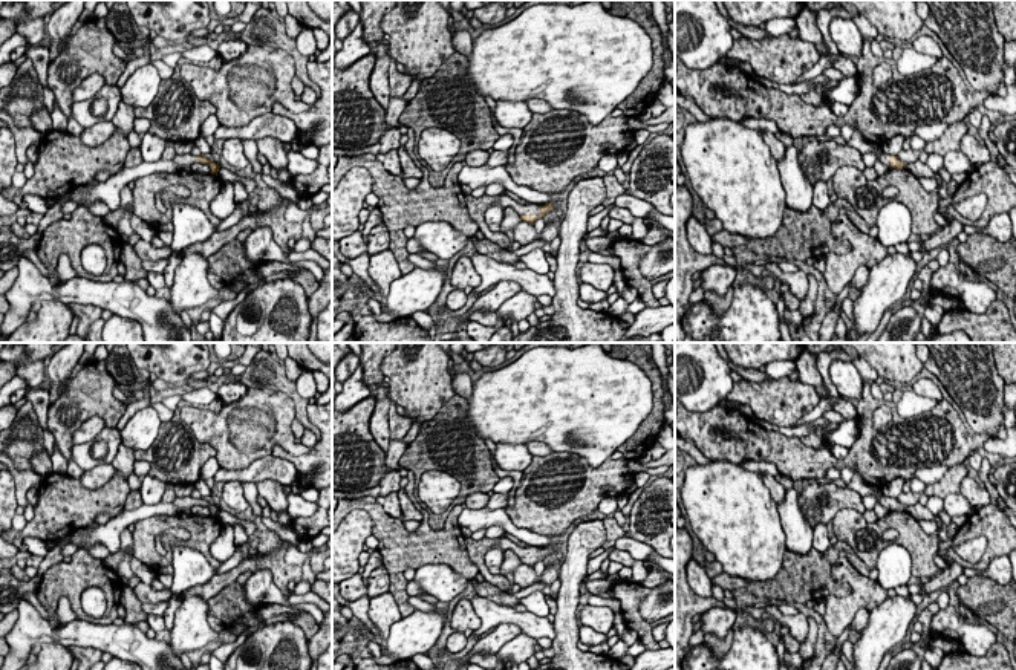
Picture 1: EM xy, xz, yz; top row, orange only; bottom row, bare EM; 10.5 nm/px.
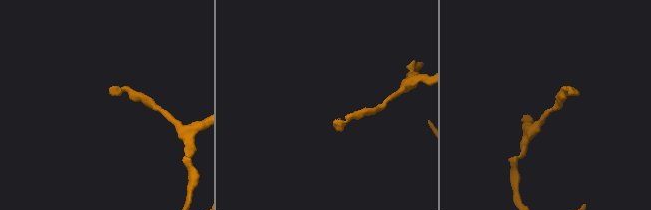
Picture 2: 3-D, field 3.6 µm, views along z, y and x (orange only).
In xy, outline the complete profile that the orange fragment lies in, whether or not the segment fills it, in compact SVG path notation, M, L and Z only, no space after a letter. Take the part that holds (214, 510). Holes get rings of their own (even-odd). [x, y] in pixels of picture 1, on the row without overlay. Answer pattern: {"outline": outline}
{"outline": "M191 496L176 497L171 503L176 505L179 511L191 509L196 505L207 506L211 511L210 516L216 517L216 519L217 519L219 511L222 509L222 508L207 502L204 497L194 499Z"}

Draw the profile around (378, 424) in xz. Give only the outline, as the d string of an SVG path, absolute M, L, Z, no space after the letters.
M378 384L372 387L372 392L375 396L375 410L370 416L369 428L375 442L387 453L390 444L389 408L392 402L389 387Z

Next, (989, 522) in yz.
M987 505L975 511L967 517L966 523L958 528L944 561L959 563L962 568L982 572L996 557L1008 555L1011 551L1016 551L1016 528L1010 523L1004 511ZM976 537L987 538L987 549L982 558L973 564L962 560L953 548Z

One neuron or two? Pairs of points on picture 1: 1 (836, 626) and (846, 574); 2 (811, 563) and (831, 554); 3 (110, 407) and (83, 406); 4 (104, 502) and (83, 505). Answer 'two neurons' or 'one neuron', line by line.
1: one neuron
2: one neuron
3: one neuron
4: one neuron

